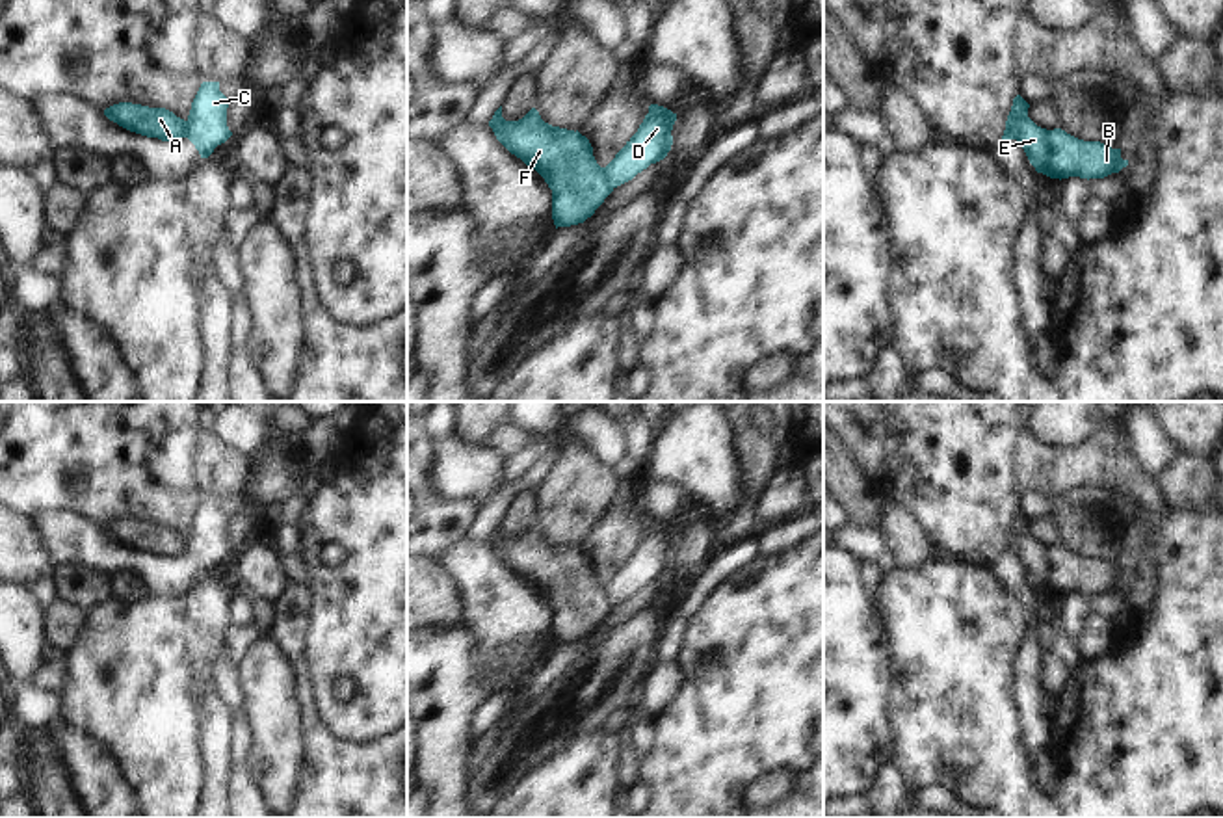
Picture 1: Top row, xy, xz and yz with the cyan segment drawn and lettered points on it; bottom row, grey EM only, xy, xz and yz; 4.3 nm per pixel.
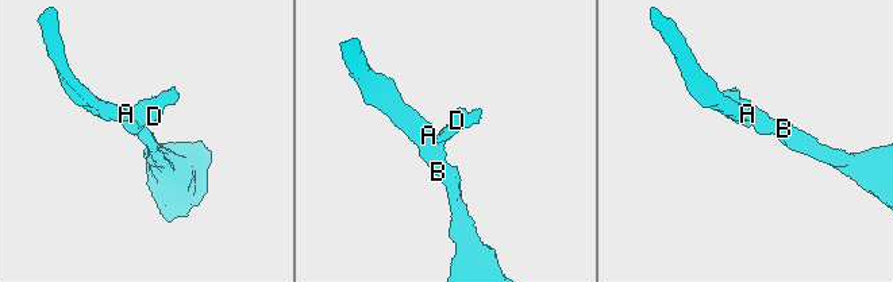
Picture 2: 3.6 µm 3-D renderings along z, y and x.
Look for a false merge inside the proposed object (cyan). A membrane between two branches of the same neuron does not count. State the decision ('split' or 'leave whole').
split

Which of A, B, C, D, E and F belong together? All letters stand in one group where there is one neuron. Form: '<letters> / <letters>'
A B E F / C D

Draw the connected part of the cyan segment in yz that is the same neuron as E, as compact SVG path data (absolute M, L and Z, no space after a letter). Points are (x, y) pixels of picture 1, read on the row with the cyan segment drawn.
M1028 115L1017 125L1015 136L1035 171L1050 178L1104 178L1128 165L1121 149L1078 139L1061 128L1041 128Z

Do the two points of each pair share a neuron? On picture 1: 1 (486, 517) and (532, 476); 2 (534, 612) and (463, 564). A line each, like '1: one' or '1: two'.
1: one
2: one

